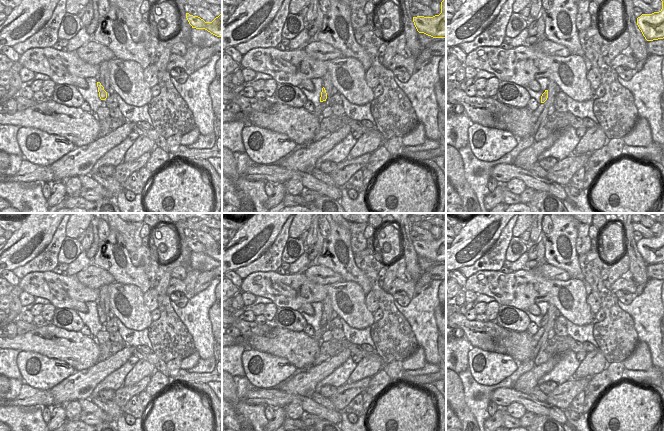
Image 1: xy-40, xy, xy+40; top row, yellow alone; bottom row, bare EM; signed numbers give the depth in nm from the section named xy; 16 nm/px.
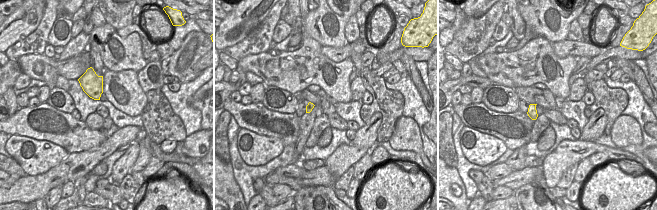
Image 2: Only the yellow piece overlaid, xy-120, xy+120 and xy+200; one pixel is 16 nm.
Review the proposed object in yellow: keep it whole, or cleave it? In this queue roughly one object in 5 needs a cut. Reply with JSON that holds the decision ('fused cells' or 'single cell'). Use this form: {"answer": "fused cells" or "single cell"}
{"answer": "single cell"}

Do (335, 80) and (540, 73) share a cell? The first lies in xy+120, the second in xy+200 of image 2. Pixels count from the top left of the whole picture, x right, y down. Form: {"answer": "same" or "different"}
{"answer": "same"}

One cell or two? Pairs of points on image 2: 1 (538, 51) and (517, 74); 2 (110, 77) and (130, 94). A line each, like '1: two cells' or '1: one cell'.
1: one cell
2: one cell

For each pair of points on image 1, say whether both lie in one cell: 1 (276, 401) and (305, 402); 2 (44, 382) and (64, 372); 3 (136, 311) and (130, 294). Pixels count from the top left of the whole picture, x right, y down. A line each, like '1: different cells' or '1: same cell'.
1: same cell
2: same cell
3: same cell

